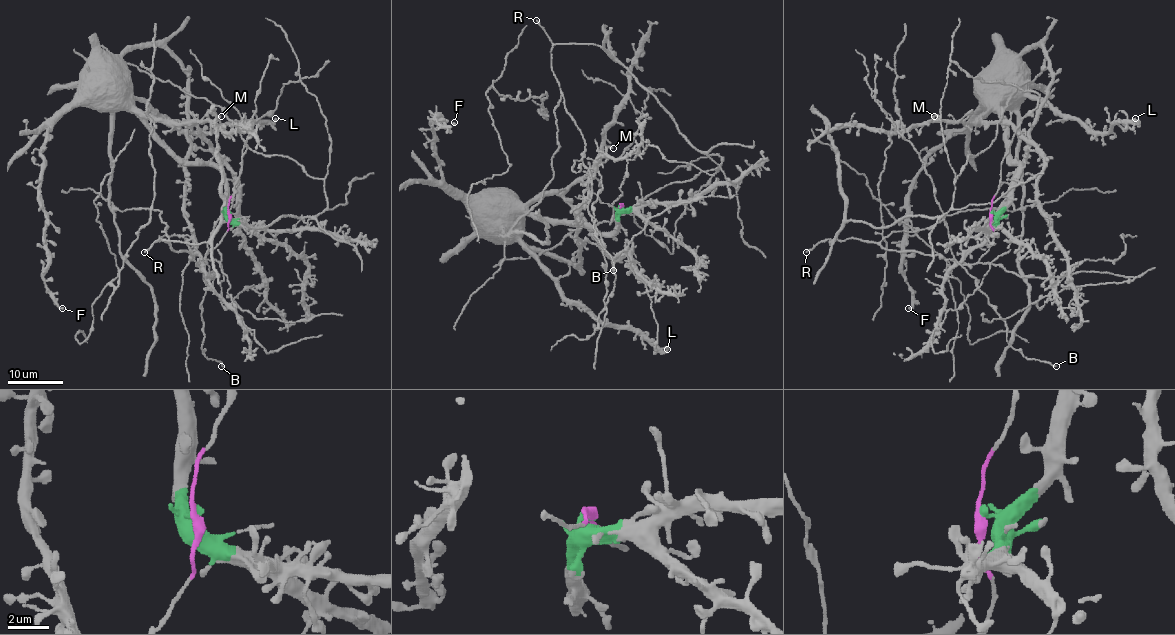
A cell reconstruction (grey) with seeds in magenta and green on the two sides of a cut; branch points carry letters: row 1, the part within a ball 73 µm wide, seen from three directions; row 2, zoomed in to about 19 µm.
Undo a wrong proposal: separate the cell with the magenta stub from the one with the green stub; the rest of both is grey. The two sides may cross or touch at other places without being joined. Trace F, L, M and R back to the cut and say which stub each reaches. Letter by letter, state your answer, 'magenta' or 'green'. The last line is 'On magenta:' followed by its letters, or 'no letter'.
F: green
L: green
M: green
R: magenta
On magenta: R

